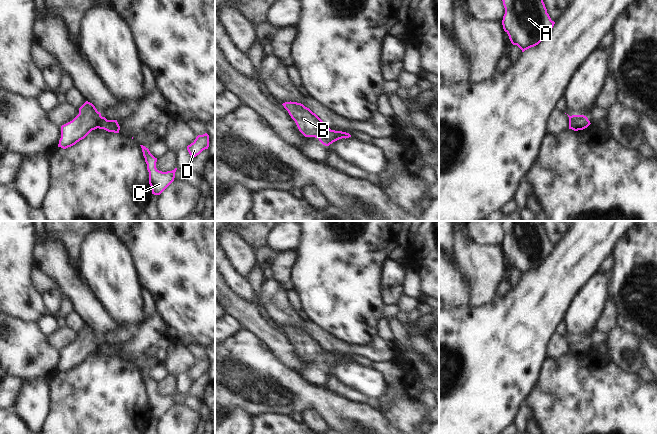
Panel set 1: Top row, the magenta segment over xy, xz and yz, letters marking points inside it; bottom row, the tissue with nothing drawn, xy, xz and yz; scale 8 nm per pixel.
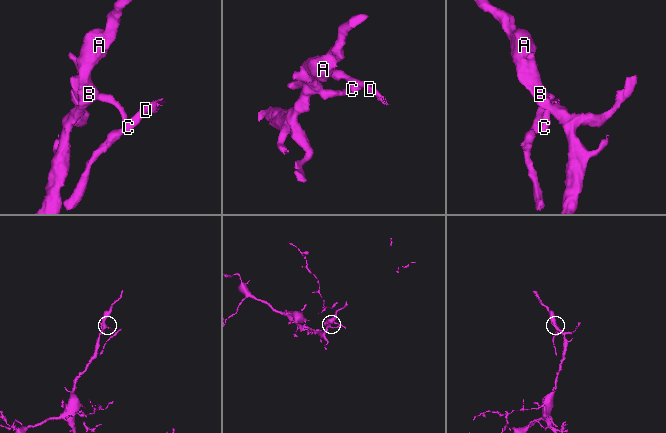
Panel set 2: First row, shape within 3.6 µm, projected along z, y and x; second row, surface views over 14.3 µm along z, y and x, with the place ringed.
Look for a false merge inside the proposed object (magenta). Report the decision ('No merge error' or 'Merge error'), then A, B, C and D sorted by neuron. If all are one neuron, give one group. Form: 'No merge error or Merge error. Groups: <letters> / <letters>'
Merge error. Groups: A B / C D

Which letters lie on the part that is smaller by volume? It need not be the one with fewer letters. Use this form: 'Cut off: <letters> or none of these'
Cut off: C, D

